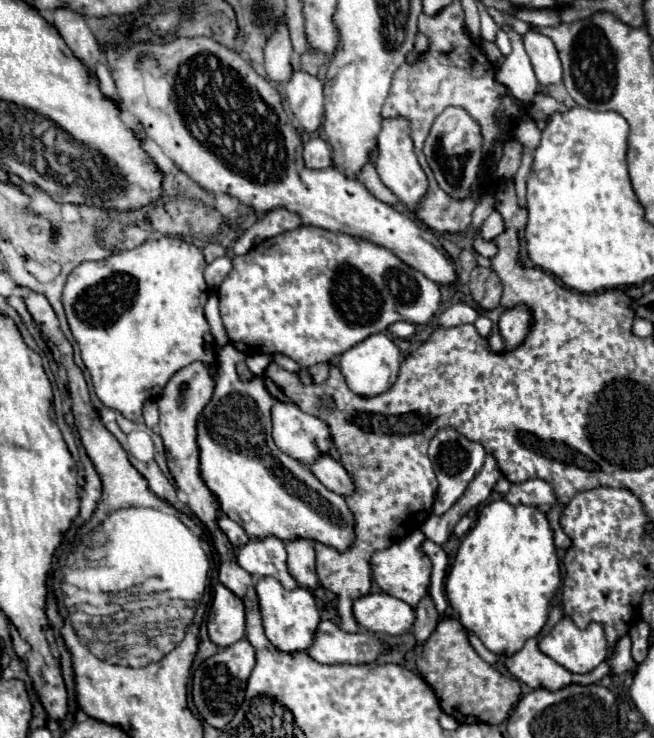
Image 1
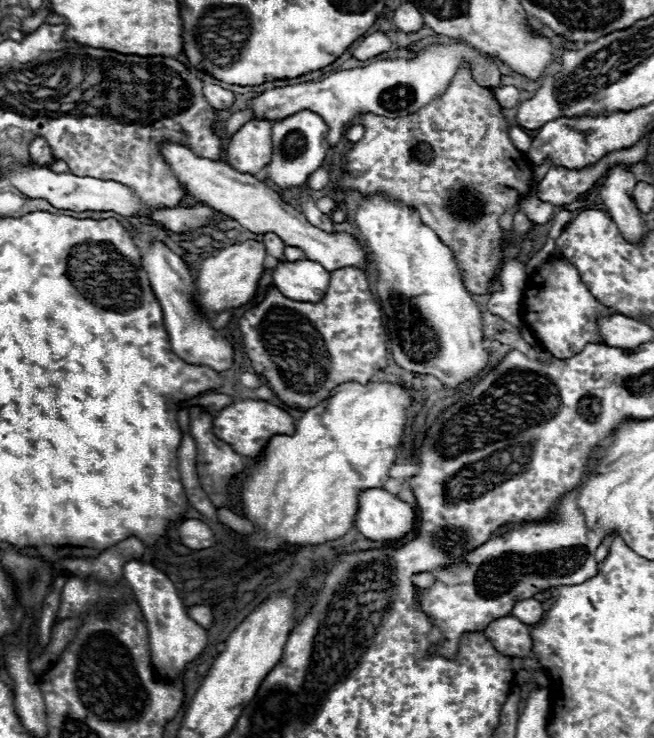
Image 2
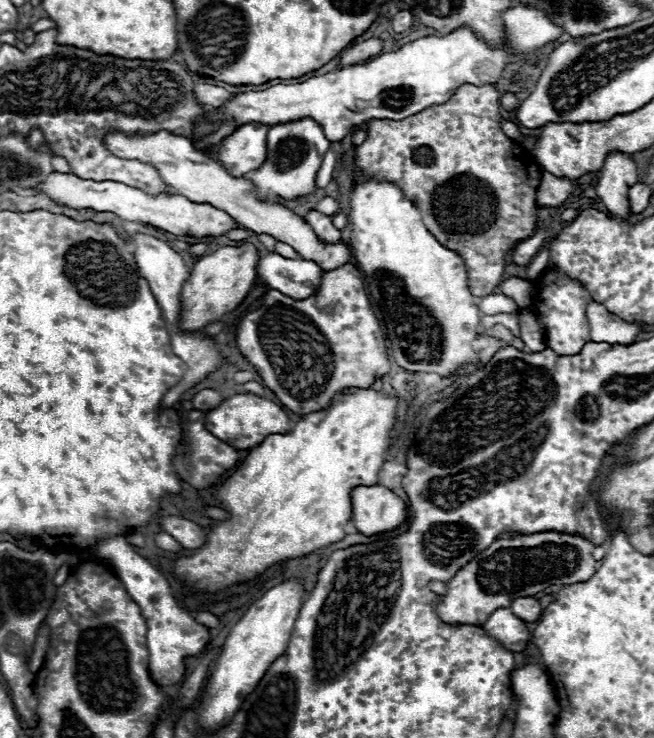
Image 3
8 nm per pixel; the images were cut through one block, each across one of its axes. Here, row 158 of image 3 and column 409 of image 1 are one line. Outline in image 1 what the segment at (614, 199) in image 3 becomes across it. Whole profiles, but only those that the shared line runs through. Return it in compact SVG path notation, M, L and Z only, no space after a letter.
M368 594L356 600L354 616L368 632L390 636L408 634L416 620L414 608L390 594Z

